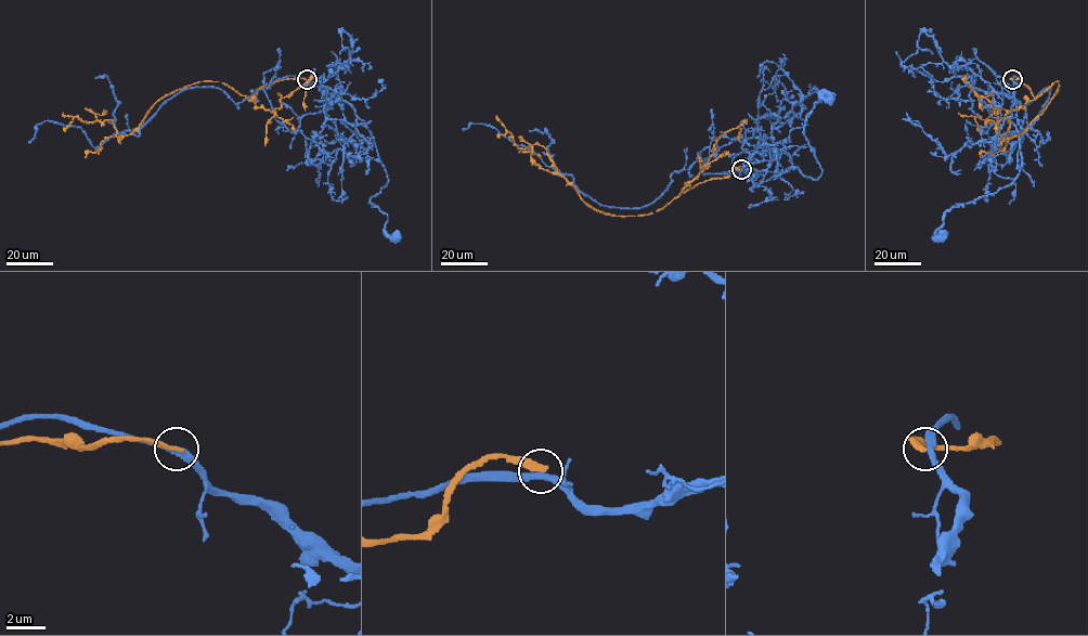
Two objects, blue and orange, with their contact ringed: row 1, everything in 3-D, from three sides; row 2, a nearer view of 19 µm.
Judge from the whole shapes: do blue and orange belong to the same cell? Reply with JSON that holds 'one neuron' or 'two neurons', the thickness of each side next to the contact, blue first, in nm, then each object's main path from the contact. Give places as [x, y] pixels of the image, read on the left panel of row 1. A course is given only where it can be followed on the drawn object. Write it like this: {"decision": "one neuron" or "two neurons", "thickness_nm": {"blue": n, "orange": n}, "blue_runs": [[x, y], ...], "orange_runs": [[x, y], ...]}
{"decision": "two neurons", "thickness_nm": {"blue": 320, "orange": 280}, "blue_runs": [[307, 79], [346, 100], [366, 125], [387, 178], [370, 202], [387, 215], [385, 229], [394, 236]], "orange_runs": [[307, 79], [275, 80], [248, 99], [199, 81], [166, 94], [121, 138], [111, 119], [63, 113]]}

